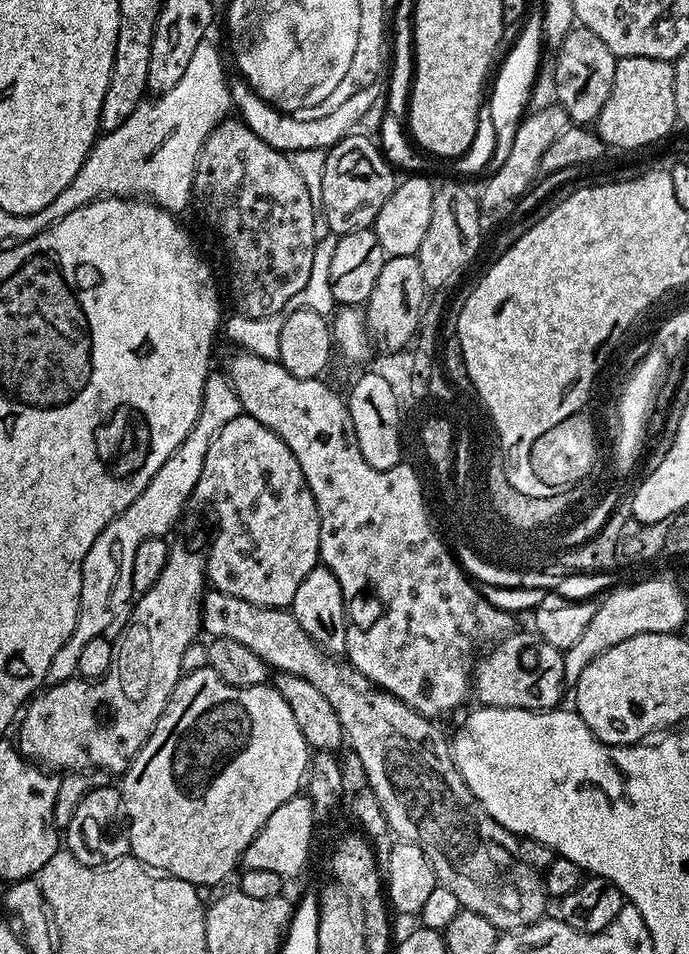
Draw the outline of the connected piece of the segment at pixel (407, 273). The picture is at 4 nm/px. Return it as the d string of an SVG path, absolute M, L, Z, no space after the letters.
M388 256L382 266L382 274L378 274L378 282L374 282L374 290L366 305L366 323L371 339L384 347L385 353L397 353L407 349L413 343L420 330L420 317L426 303L426 289L422 278L422 266L415 256Z

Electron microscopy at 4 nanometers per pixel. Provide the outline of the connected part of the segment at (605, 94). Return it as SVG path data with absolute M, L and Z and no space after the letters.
M583 26L572 27L555 52L556 69L552 72L552 80L556 83L555 99L564 107L573 125L595 125L606 98L610 98L618 57L594 30Z

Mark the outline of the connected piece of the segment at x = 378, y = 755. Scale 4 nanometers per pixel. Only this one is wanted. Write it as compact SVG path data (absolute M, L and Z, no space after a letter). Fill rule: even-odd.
M208 590L200 604L200 622L203 631L209 632L209 637L234 638L234 642L250 646L250 650L254 650L268 663L269 669L302 677L330 702L337 712L347 747L362 760L366 778L378 796L386 822L401 841L424 851L439 887L451 890L458 897L461 909L482 914L482 918L504 932L515 932L518 928L525 928L541 920L545 915L544 907L550 904L541 873L520 857L517 837L494 822L478 798L470 794L470 786L466 786L462 774L458 774L458 766L454 766L452 761L449 737L444 737L435 719L418 714L397 696L390 695L366 679L357 668L318 647L310 634L298 626L298 618L294 618L288 608L260 608L242 598L234 598L234 594Z

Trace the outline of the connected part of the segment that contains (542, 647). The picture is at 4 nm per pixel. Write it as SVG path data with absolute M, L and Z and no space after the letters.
M513 631L495 646L489 647L477 659L472 674L472 692L479 703L486 708L531 708L533 710L551 710L561 703L560 695L566 691L564 683L564 654L561 649L550 646L535 631Z

